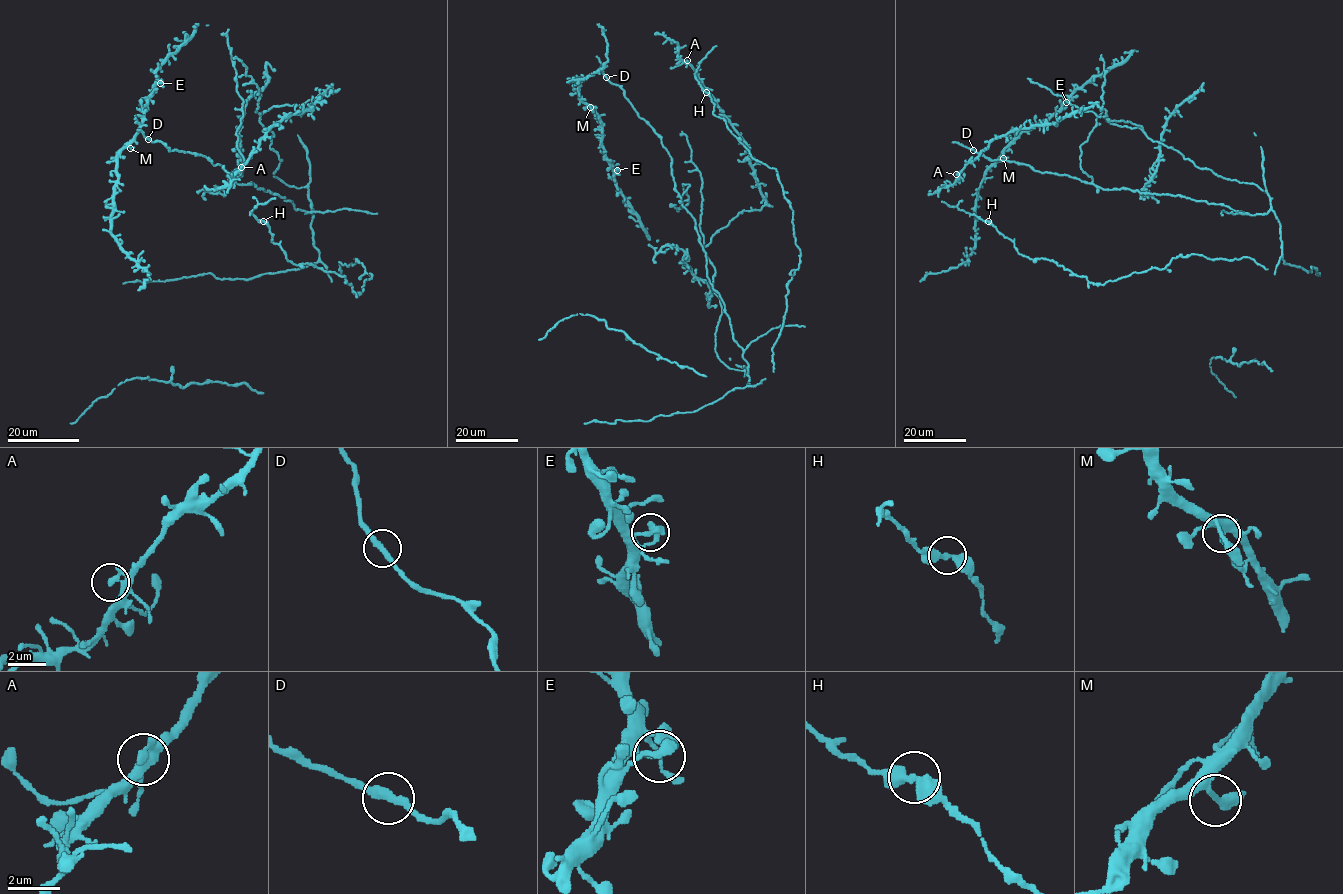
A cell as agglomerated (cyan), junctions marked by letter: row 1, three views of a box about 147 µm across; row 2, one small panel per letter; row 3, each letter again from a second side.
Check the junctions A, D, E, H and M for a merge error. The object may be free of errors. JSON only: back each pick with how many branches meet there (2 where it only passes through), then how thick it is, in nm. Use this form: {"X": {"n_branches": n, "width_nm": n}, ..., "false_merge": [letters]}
{"false_merge": []}

